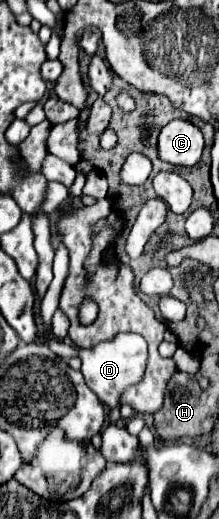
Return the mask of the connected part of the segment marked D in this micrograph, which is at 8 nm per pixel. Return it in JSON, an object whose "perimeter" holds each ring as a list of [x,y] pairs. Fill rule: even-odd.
{"perimeter":[[[118,333],[116,337],[112,337],[110,341],[102,341],[98,343],[96,347],[90,347],[90,349],[81,349],[76,346],[71,346],[58,342],[45,335],[48,339],[46,345],[49,346],[51,351],[62,358],[71,358],[74,356],[82,359],[82,375],[86,379],[86,385],[98,395],[98,399],[102,403],[106,403],[108,407],[118,407],[118,397],[120,393],[138,383],[144,375],[144,369],[146,369],[146,341],[142,335],[138,333]]]}

